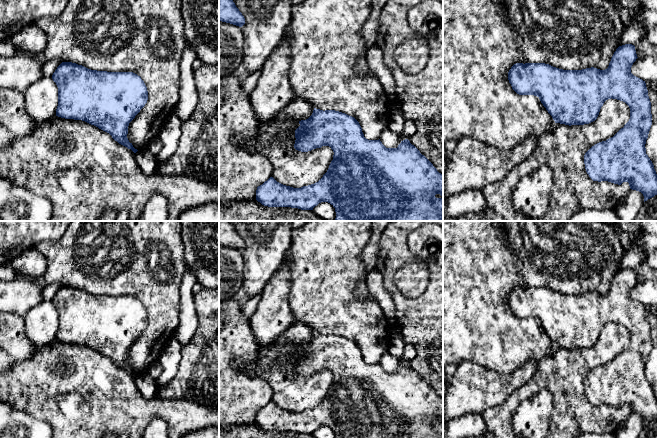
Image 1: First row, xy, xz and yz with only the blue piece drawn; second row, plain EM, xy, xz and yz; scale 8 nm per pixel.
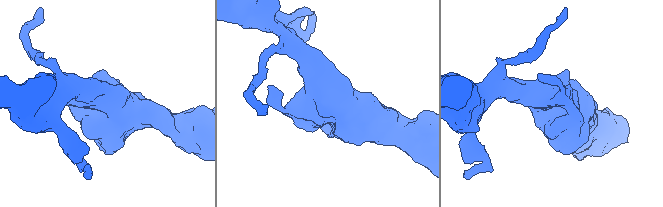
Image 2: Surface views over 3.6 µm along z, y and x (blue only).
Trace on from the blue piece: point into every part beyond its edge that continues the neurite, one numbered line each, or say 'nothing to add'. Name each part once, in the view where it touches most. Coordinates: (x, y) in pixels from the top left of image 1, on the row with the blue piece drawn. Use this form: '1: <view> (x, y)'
nothing to add

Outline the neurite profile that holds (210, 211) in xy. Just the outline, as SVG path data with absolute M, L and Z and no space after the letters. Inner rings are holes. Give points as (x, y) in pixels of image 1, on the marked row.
M219 202L187 208L180 214L178 221L219 221Z

